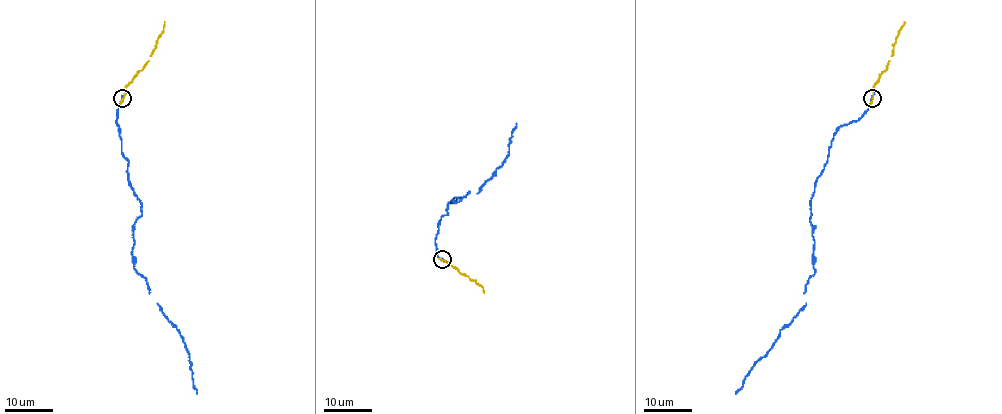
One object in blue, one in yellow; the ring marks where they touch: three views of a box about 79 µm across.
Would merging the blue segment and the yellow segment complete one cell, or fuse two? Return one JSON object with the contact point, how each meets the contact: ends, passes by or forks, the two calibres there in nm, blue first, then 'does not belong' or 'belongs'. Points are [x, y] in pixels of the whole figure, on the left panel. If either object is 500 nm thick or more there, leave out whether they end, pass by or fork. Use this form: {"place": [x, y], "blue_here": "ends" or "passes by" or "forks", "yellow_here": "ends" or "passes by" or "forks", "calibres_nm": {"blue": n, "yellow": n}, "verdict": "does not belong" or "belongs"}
{"place": [122, 98], "blue_here": "passes by", "yellow_here": "passes by", "calibres_nm": {"blue": 240, "yellow": 140}, "verdict": "belongs"}

